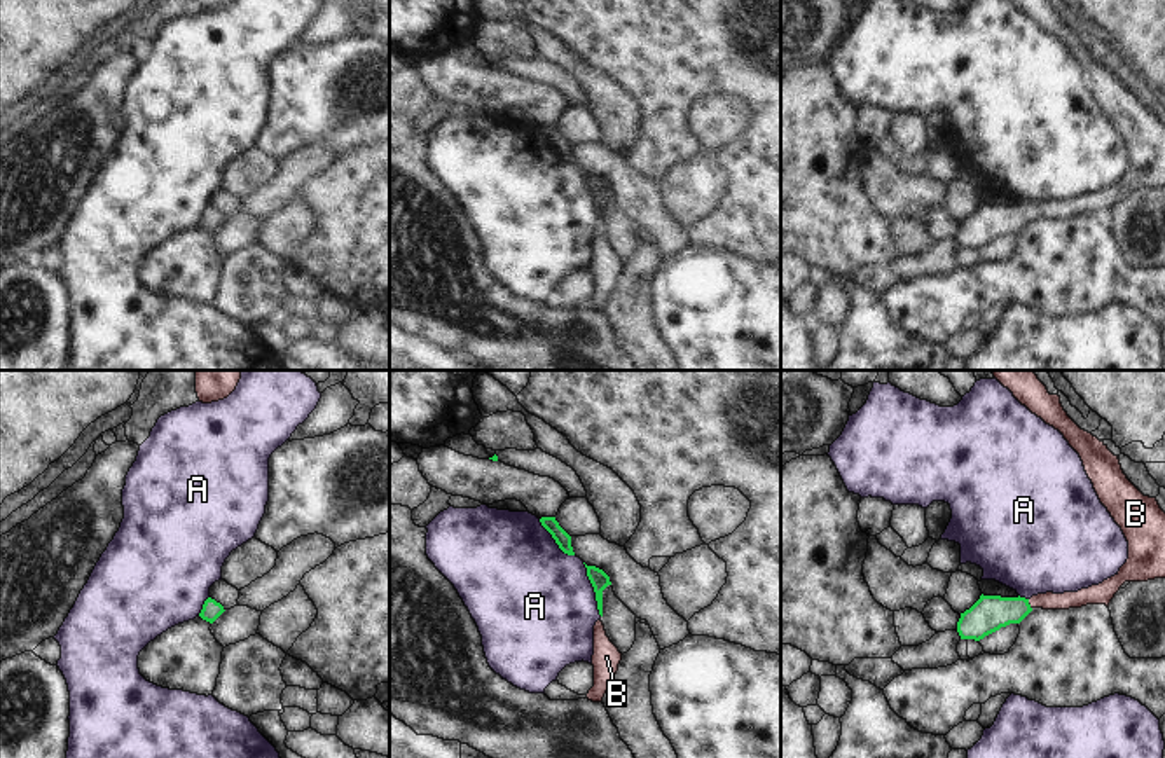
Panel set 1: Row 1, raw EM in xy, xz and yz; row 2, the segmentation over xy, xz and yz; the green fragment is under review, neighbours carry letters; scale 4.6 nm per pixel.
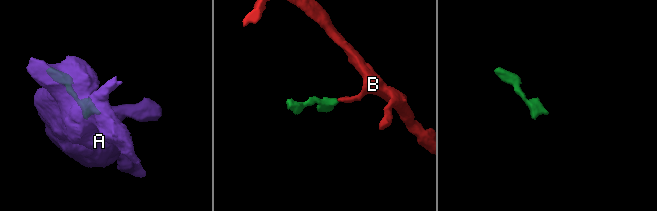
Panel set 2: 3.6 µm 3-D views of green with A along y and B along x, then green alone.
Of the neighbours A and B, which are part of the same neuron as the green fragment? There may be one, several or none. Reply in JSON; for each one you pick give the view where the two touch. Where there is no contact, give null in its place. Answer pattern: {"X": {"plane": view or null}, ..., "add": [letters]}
{"B": {"plane": "yz"}, "add": ["B"]}

